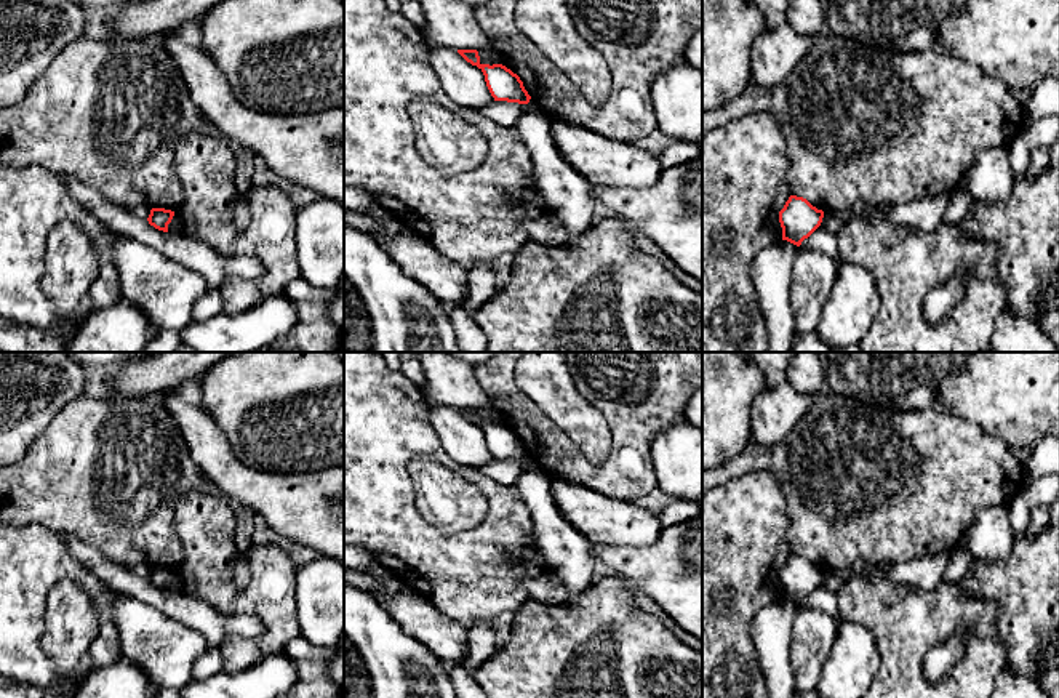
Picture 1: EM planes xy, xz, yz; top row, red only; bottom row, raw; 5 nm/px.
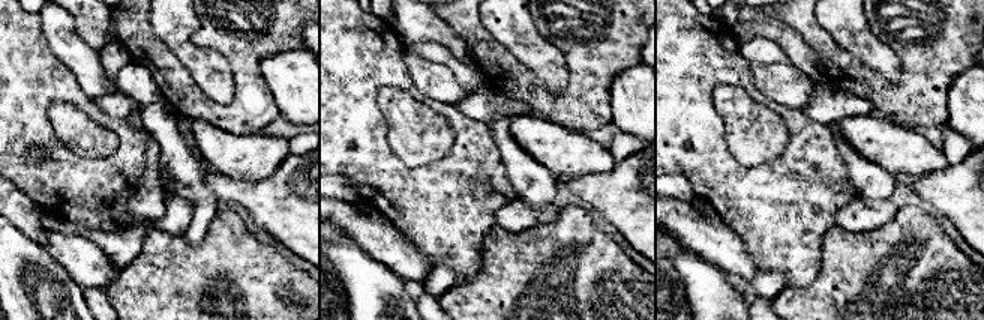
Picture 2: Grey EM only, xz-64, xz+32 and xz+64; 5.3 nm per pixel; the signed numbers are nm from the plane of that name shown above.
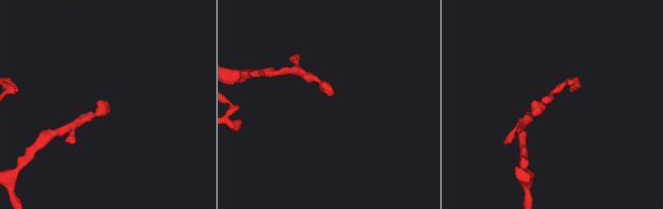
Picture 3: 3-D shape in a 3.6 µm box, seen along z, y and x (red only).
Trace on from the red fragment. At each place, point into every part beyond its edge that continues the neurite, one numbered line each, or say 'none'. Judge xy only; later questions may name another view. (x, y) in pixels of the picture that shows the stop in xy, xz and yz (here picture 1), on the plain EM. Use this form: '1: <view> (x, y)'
none

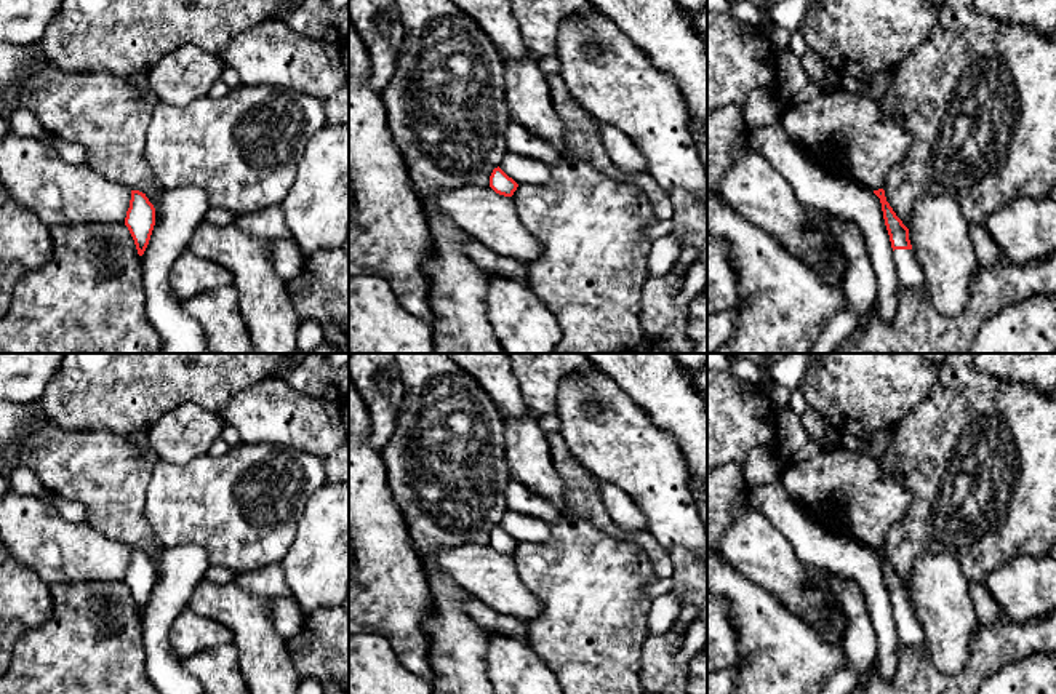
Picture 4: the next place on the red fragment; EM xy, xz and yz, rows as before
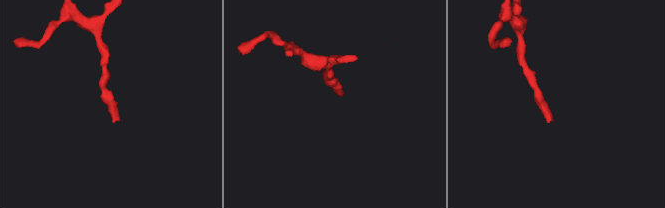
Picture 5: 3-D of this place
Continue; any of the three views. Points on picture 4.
1: yz (911, 634)

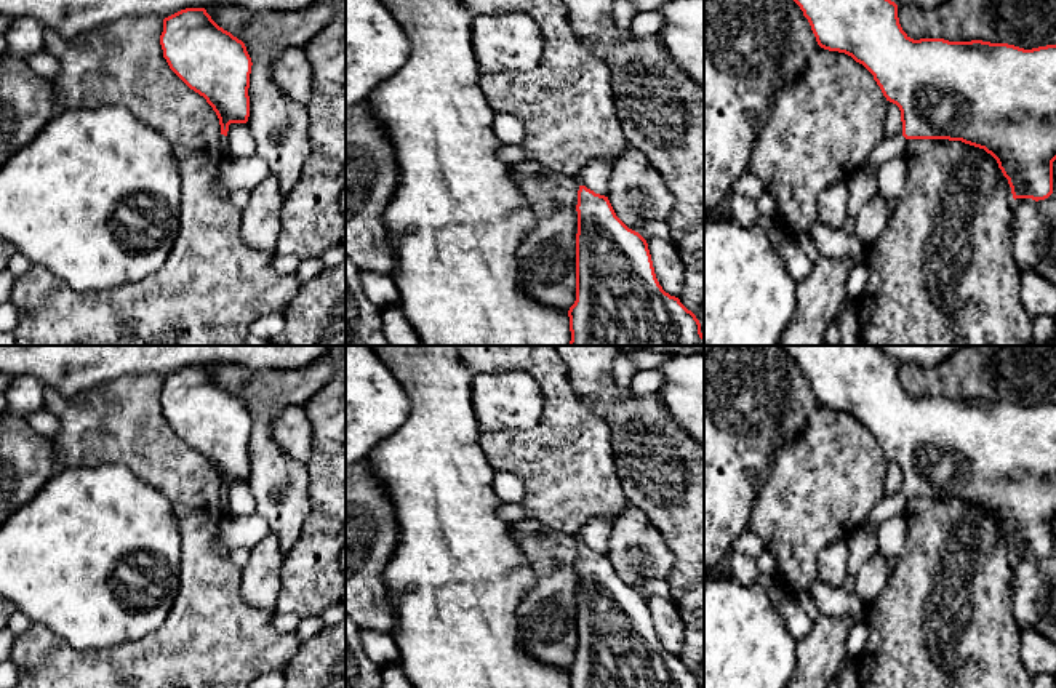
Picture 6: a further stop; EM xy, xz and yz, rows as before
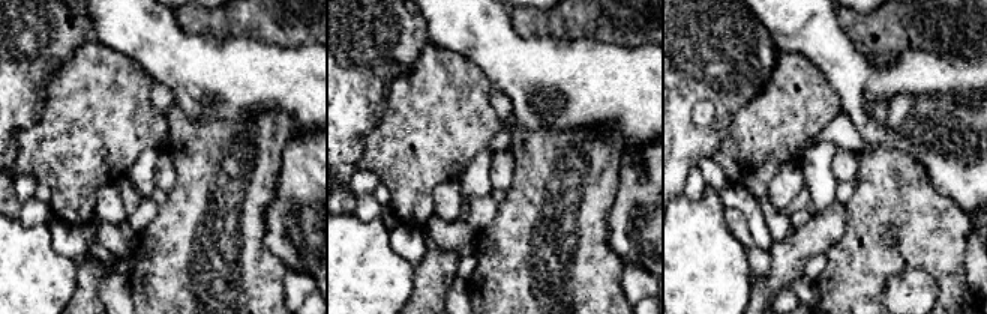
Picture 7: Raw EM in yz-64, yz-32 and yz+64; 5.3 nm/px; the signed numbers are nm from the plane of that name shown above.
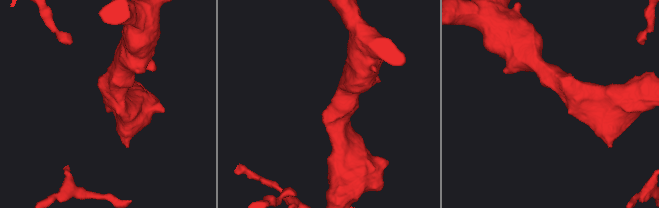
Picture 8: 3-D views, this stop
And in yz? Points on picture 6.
1: yz (890, 506)

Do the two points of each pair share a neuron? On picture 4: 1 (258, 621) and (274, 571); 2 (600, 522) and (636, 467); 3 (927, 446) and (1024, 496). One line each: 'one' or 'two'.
1: two
2: two
3: one

